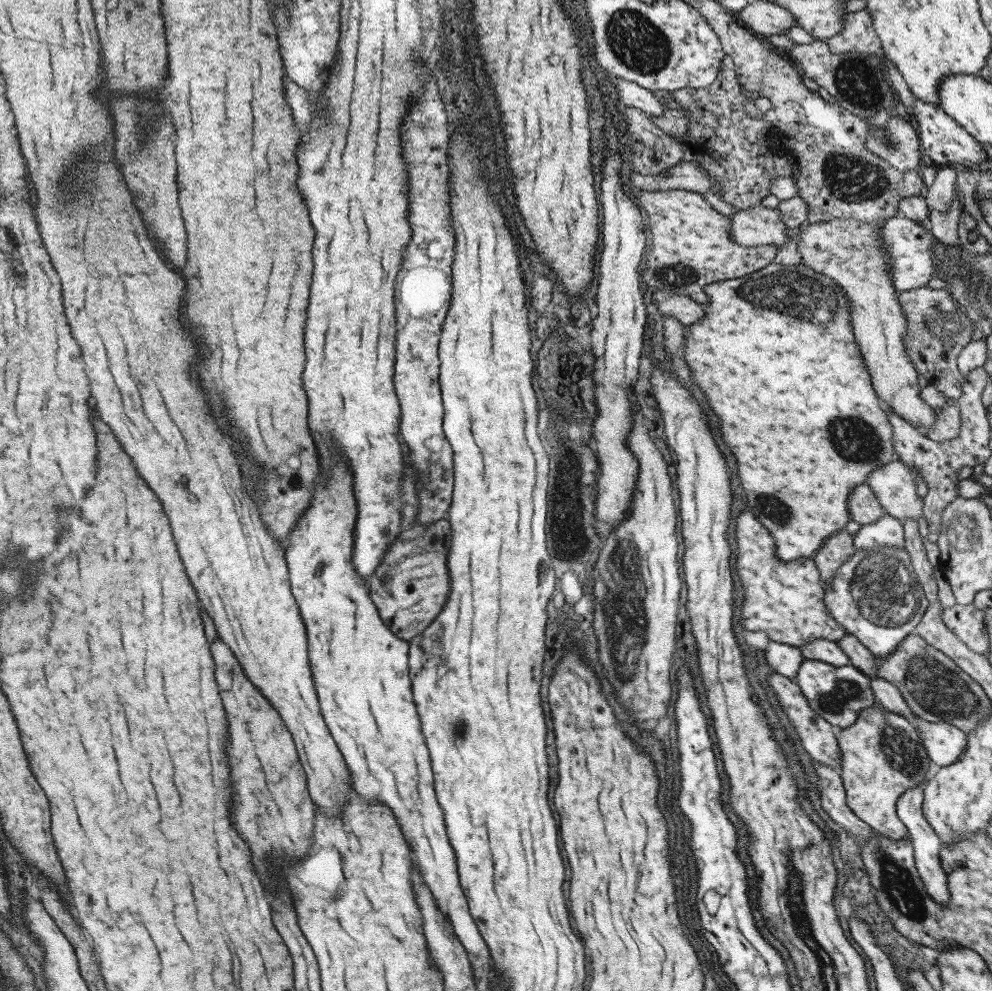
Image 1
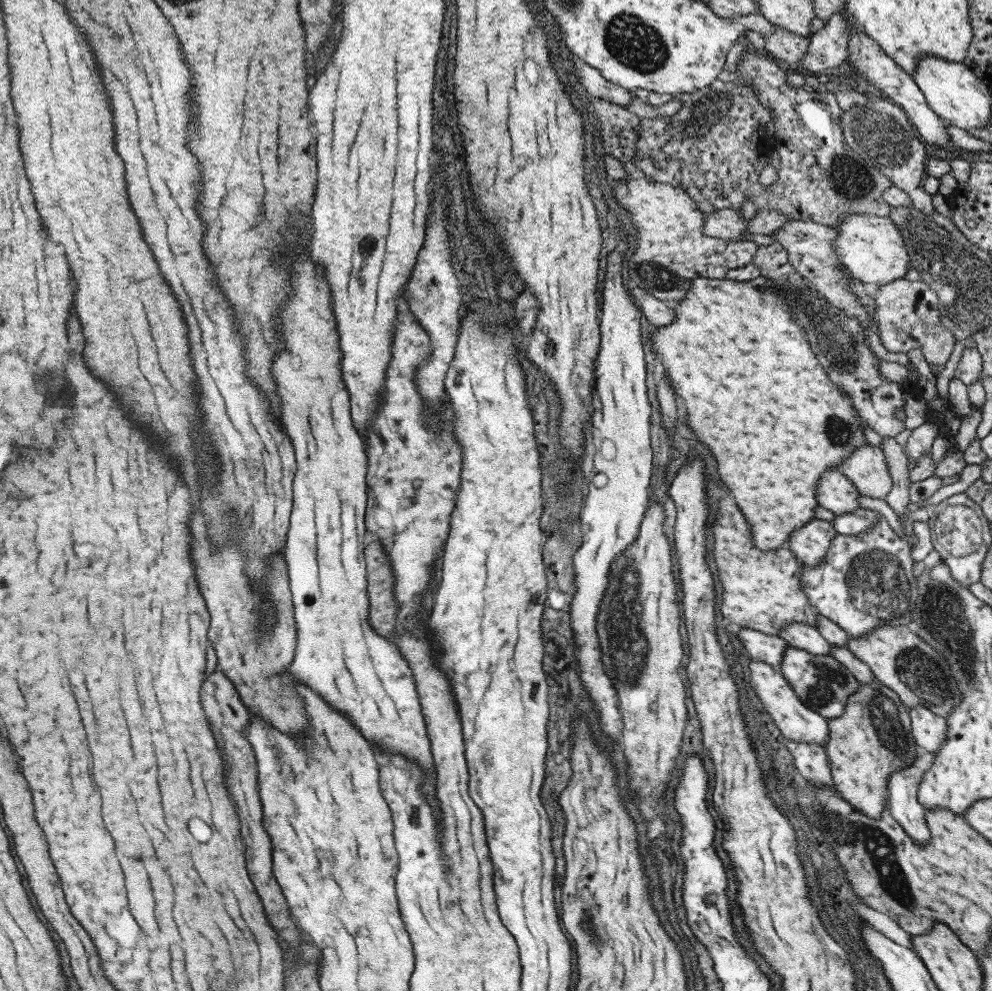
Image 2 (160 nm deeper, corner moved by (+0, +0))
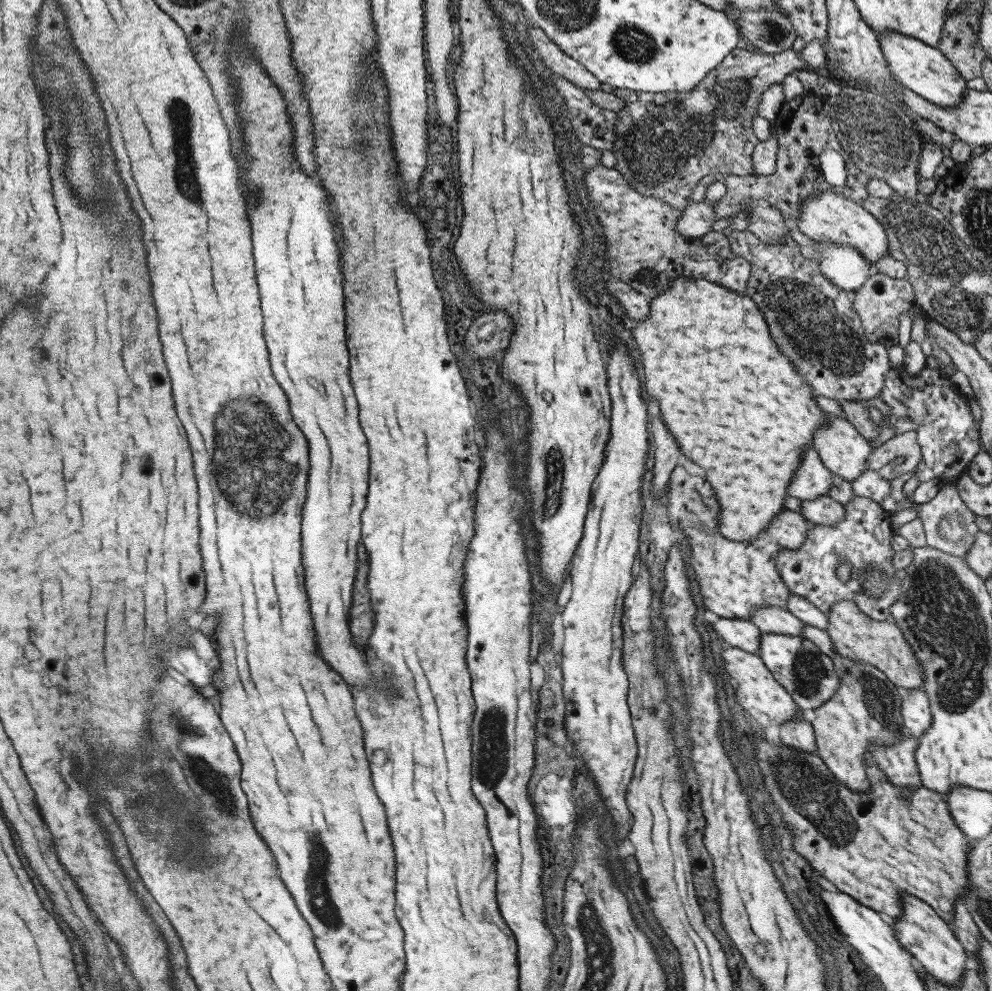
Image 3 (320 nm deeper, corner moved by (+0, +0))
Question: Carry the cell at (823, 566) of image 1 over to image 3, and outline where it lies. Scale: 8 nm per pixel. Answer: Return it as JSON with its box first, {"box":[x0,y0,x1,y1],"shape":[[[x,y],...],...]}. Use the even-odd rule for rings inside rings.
{"box":[763,509,813,549],"shape":[[[781,509],[771,522],[764,528],[763,537],[770,541],[773,547],[796,549],[802,545],[808,529],[813,526],[805,521],[798,512]]]}

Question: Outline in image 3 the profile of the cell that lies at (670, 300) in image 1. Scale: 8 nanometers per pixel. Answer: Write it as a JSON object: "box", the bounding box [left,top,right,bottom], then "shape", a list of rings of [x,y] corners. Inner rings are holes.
{"box":[604,279,649,321],"shape":[[[611,279],[605,280],[604,285],[609,296],[621,305],[629,319],[640,321],[649,316],[648,299],[629,285]]]}

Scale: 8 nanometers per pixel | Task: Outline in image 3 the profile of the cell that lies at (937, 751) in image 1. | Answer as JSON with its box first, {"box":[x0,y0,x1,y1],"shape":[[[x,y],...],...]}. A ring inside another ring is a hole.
{"box":[899,689,931,738],"shape":[[[909,689],[902,691],[902,699],[899,707],[901,715],[902,737],[913,736],[921,738],[921,734],[931,724],[931,715],[928,707],[927,697],[924,691]]]}

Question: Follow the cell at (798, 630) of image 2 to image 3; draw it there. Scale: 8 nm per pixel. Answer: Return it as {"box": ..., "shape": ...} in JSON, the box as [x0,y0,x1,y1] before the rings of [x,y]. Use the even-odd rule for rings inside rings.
{"box":[749,607,802,636],"shape":[[[761,607],[749,613],[750,621],[761,633],[802,636],[802,622],[789,611],[779,607]]]}

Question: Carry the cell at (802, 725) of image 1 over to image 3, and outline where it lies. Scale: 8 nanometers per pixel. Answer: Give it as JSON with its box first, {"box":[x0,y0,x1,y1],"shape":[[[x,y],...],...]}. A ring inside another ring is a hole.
{"box":[719,646,801,727],"shape":[[[724,646],[719,654],[725,674],[729,680],[735,682],[735,700],[745,712],[754,718],[760,727],[783,726],[783,722],[789,722],[791,717],[796,717],[801,713],[801,708],[796,706],[789,693],[777,682],[772,674],[765,668],[761,658],[757,654],[745,652],[744,650]]]}

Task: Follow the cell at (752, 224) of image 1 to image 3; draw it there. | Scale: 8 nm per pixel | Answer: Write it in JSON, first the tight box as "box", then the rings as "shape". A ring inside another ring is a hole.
{"box":[674,201,714,238],"shape":[[[689,201],[681,210],[680,217],[677,217],[674,229],[689,238],[703,236],[709,231],[714,218],[713,204],[707,205],[702,202]]]}

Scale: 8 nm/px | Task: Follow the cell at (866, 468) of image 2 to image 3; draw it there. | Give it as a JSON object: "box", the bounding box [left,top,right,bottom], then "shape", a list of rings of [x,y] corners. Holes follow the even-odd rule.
{"box":[811,413,872,482],"shape":[[[828,413],[822,418],[826,423],[814,430],[811,446],[829,472],[851,482],[867,471],[863,463],[872,449],[850,422]]]}

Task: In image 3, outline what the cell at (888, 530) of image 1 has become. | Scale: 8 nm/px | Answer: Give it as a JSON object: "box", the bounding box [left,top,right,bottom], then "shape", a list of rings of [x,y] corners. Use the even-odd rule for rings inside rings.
{"box":[798,495,844,526],"shape":[[[823,495],[813,500],[800,500],[798,513],[813,525],[835,526],[839,520],[843,520],[844,510],[837,501]]]}

